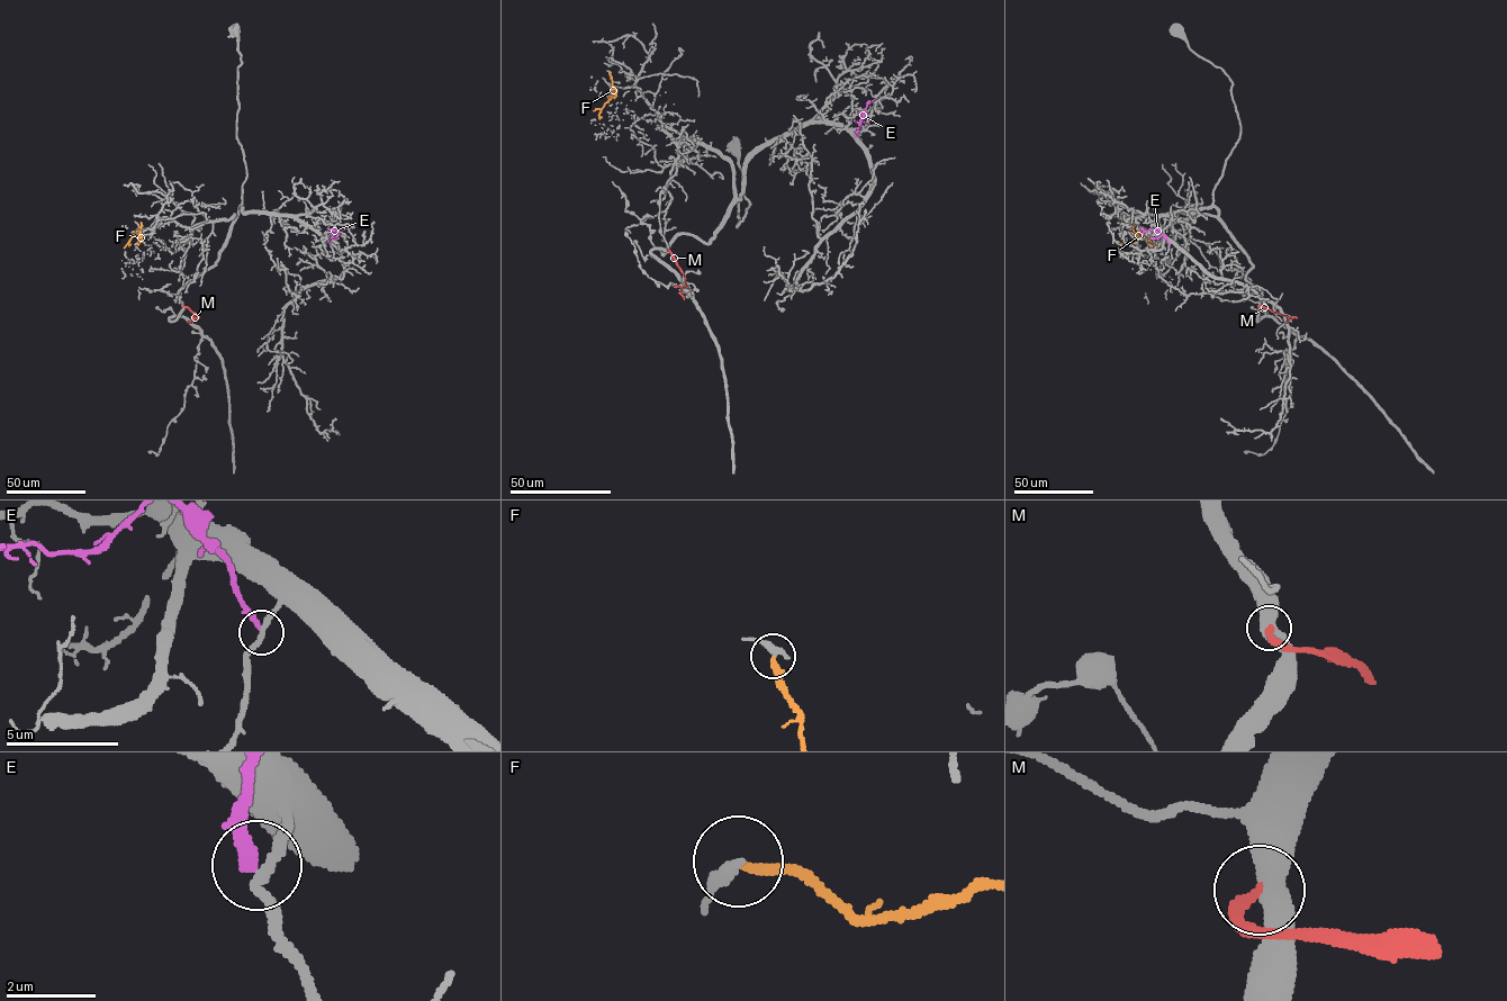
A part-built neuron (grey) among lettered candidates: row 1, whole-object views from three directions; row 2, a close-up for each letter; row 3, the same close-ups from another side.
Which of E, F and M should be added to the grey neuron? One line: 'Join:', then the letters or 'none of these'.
Join: none of these

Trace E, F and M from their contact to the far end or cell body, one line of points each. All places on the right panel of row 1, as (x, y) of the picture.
E: (1170, 244), (1163, 235), (1139, 227)
F: (1119, 243), (1134, 242), (1140, 231), (1149, 248)
M: (1259, 305), (1287, 318), (1297, 317)

